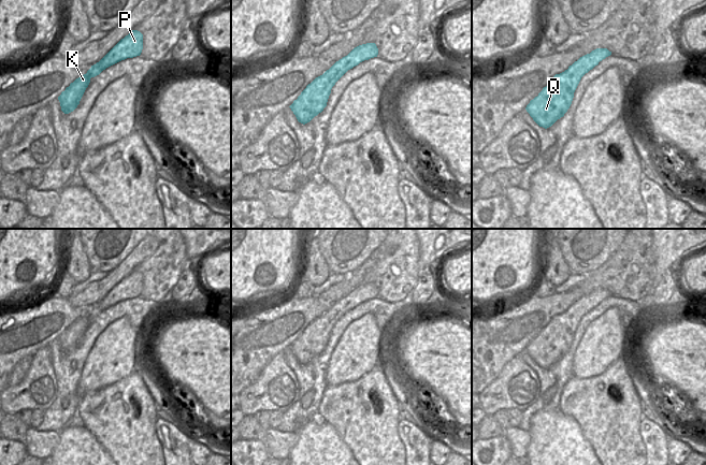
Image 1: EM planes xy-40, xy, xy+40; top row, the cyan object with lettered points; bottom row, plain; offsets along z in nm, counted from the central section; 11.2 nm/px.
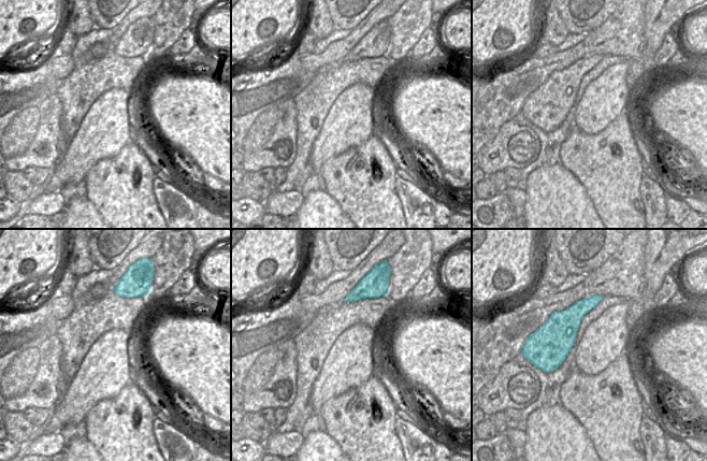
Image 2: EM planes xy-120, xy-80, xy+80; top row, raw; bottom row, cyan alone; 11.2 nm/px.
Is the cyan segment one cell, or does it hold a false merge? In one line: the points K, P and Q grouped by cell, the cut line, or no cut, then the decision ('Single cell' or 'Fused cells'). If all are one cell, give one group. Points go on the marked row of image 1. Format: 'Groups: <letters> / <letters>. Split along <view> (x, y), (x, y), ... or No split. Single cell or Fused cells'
Groups: K P Q. No split. Single cell.

